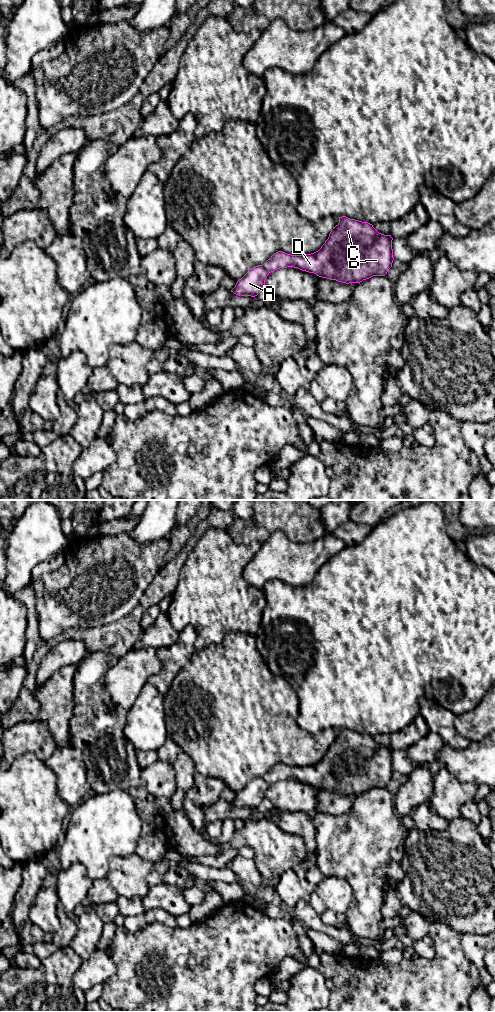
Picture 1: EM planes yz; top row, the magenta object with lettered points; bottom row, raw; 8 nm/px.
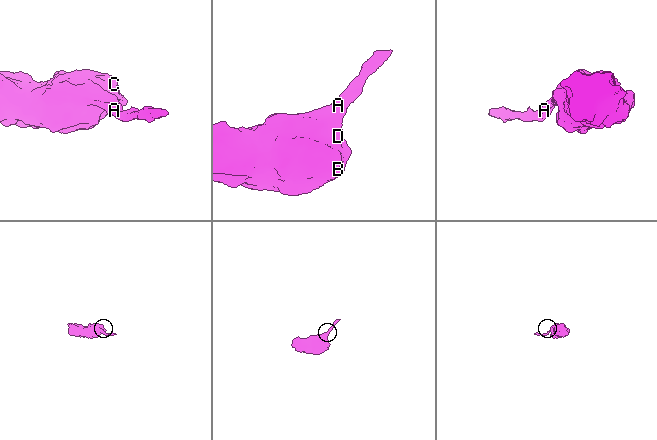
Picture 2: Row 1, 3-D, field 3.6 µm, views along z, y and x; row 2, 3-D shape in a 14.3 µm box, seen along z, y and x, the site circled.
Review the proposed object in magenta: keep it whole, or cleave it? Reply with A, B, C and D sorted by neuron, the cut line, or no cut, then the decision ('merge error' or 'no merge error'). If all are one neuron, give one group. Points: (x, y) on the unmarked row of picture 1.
A B C D; no cut; no merge error

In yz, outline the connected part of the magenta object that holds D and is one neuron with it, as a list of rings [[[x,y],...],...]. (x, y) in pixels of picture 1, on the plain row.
[[[342,728],[318,763],[306,767],[278,763],[263,777],[249,781],[231,804],[255,809],[271,784],[287,779],[346,796],[385,788],[394,772],[392,752],[391,747],[379,745],[368,734]]]

